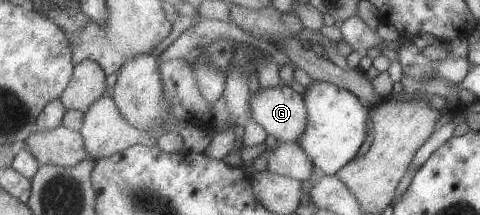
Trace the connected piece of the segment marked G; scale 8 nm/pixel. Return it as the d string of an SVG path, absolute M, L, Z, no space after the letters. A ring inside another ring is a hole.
M281 82L273 87L260 86L255 93L249 93L247 109L250 109L251 119L265 129L266 135L275 137L278 143L297 144L307 123L307 112L301 94Z

